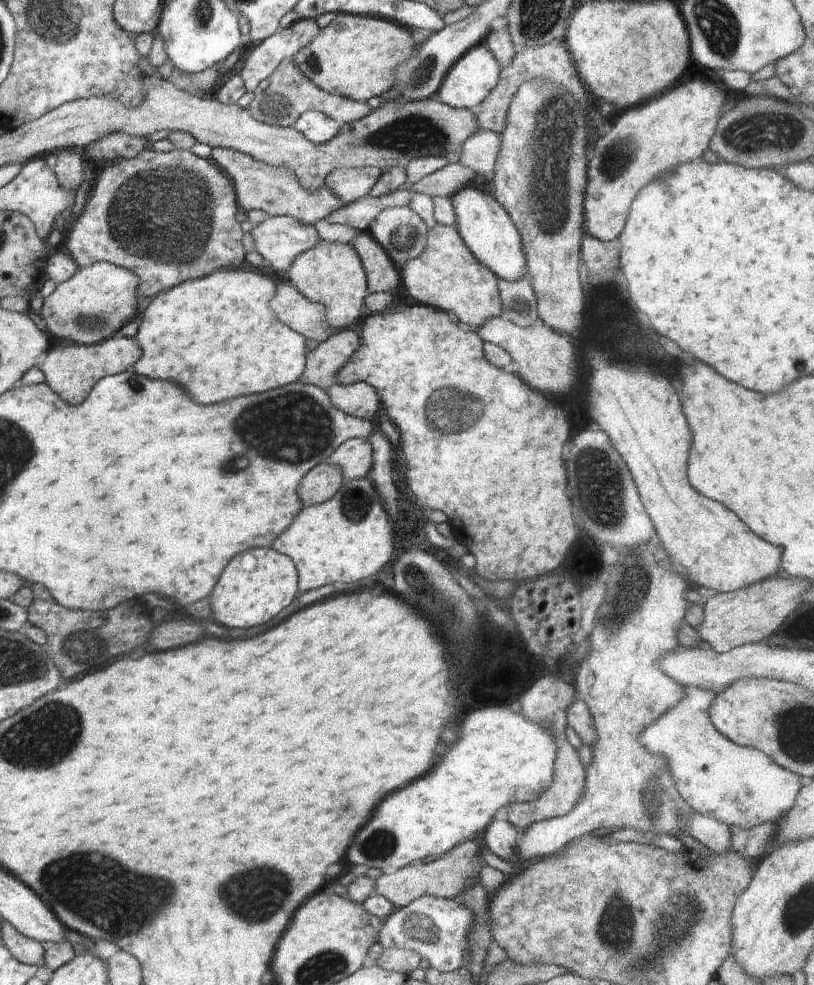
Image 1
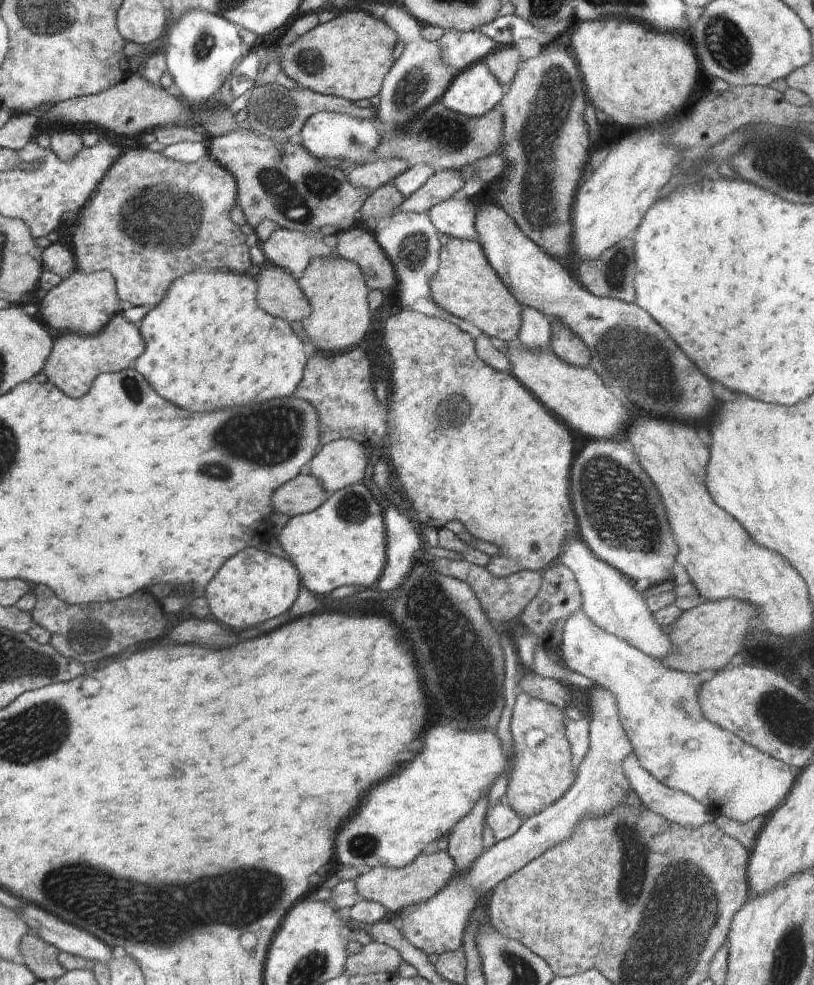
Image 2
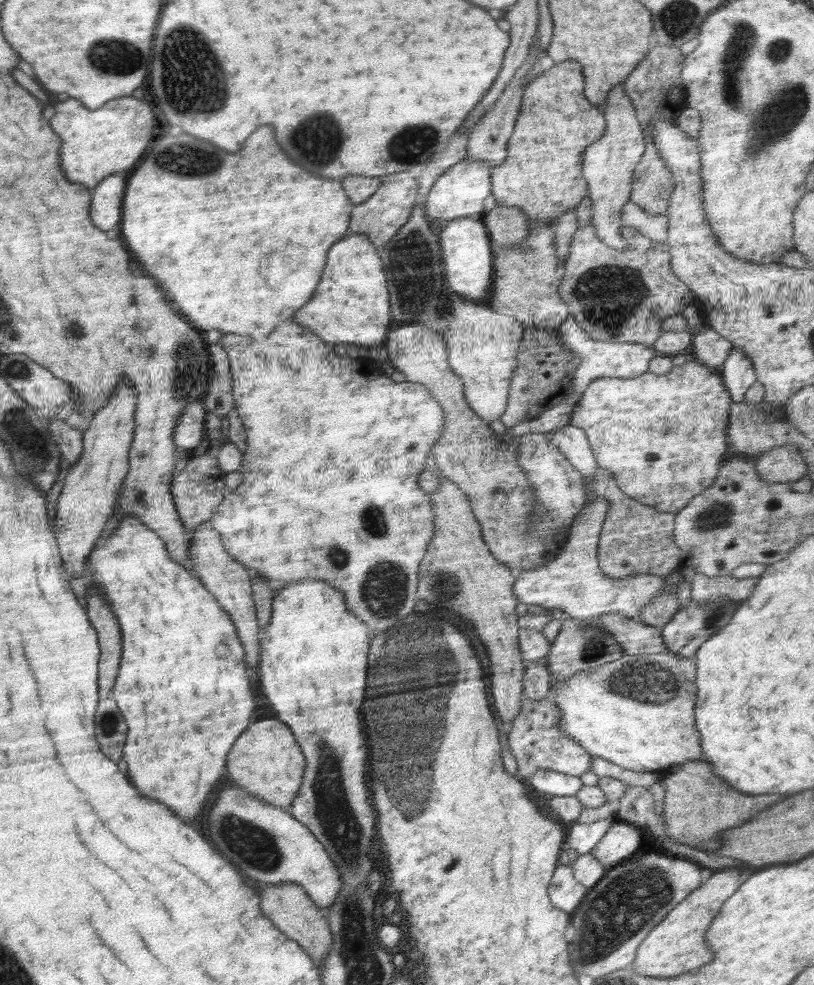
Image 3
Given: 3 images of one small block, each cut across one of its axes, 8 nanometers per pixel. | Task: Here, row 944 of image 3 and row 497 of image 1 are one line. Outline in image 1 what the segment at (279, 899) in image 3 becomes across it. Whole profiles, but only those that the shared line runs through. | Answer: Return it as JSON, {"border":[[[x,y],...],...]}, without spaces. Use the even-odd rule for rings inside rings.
{"border":[[[324,461],[303,476],[297,493],[304,507],[317,505],[330,500],[344,481],[340,466]]]}

